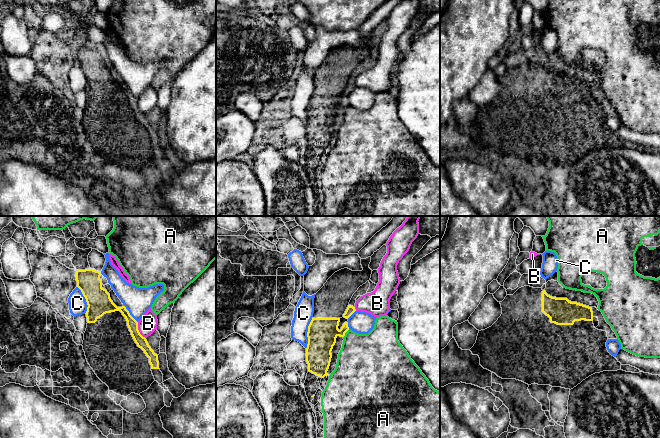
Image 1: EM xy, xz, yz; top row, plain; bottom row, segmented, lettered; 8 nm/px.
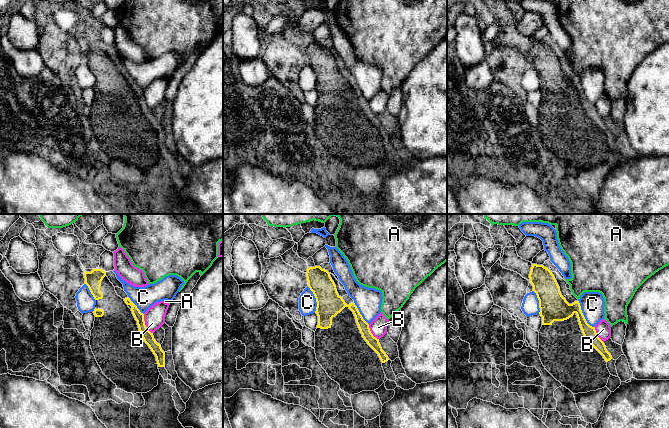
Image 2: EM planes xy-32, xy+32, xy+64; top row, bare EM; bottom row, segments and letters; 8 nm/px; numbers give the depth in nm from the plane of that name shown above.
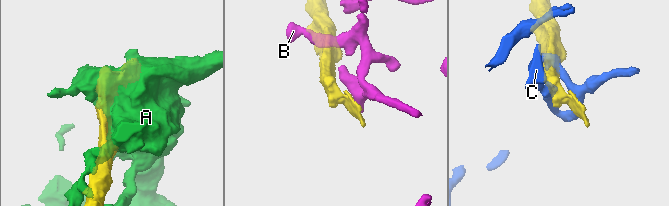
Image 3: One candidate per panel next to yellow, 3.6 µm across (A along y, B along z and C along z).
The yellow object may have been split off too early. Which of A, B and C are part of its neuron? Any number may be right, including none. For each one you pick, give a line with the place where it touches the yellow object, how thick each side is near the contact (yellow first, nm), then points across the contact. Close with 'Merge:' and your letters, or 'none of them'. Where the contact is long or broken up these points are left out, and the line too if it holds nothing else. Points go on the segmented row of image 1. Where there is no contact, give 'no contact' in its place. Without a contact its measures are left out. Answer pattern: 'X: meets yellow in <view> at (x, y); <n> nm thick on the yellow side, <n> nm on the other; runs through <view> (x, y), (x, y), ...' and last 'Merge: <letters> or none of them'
Merge: none of them

